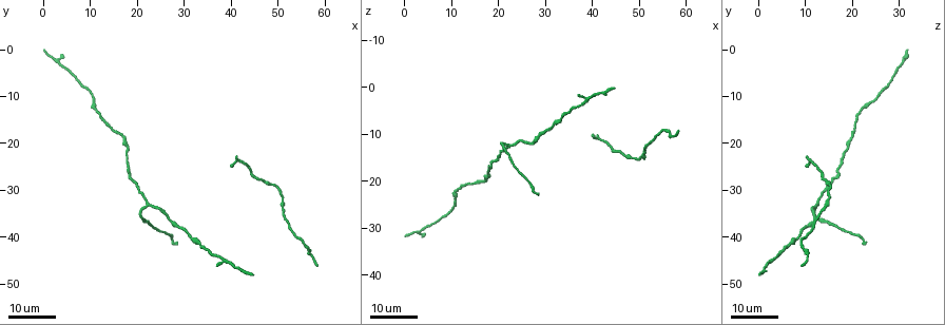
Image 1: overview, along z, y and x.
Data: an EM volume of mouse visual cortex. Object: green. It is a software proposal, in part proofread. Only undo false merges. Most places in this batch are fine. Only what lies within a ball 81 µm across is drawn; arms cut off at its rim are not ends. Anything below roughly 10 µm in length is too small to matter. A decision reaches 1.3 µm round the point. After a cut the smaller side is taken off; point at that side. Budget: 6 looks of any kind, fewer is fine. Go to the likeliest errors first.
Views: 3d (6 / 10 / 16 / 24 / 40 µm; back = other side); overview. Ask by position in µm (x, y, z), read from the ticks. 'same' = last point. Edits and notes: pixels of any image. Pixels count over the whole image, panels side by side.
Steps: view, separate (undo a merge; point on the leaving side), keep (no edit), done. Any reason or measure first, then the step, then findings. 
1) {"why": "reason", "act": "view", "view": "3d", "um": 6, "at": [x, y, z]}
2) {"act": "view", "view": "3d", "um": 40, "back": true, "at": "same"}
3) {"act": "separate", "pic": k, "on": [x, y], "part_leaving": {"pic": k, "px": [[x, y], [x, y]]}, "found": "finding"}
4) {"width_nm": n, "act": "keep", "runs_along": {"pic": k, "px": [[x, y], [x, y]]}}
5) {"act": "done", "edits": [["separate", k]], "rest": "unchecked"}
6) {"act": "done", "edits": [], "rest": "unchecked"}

{"why": "arms part here", "act": "view", "view": "3d", "um": 16, "at": [22.5, 32.5, 12.5]}

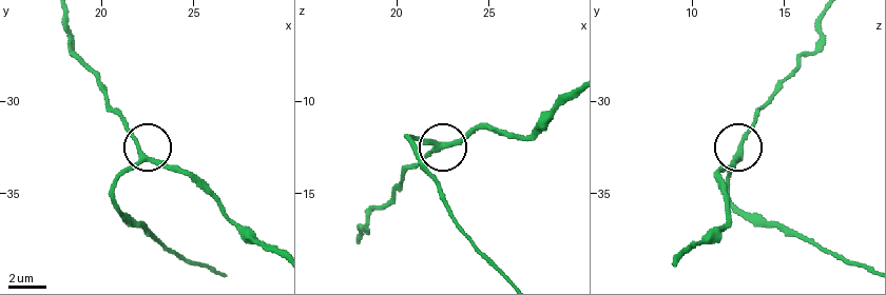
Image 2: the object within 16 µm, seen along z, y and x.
{"act": "view", "view": "3d", "um": 10, "at": [22.1, 33.0, 12.6]}

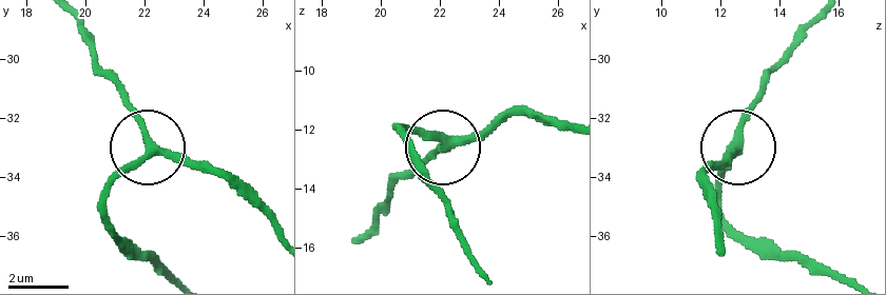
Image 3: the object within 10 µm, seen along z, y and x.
{"side_arm_um": 20, "act": "keep", "runs_along": {"pic": 3, "px": [[277, 227], [209, 172], [151, 149], [106, 187]]}, "found": "one cell here"}

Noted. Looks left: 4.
{"why": "thick turns thin", "act": "view", "view": "3d", "um": 16, "at": [11.5, 12.5, 21.5]}

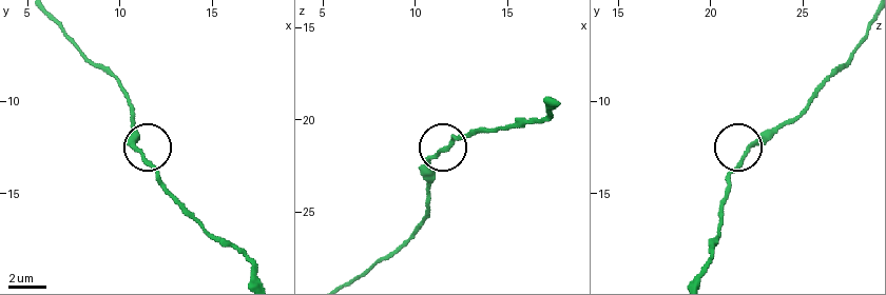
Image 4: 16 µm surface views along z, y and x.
{"act": "view", "view": "3d", "um": 6, "at": [11.3, 13.1, 21.8]}

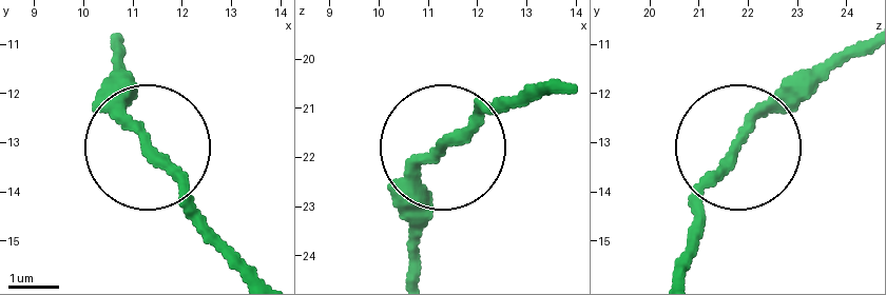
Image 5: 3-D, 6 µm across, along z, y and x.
{"act": "keep", "runs_along": {"pic": 5, "px": [[560, 89], [489, 110], [435, 164], [413, 235]]}, "found": "one cell here"}

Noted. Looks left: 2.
{"act": "view", "view": "3d", "um": 16, "at": [31.5, 41.0, 8.0]}

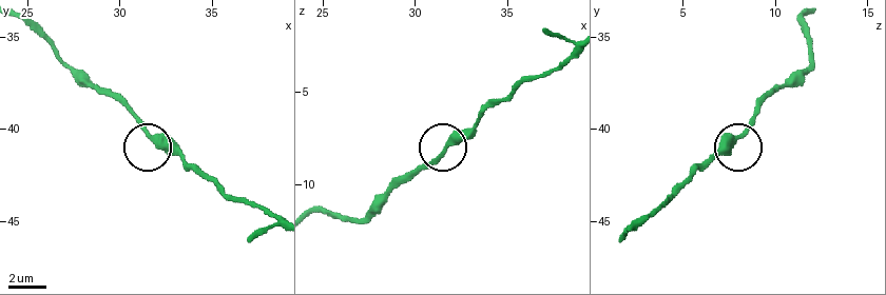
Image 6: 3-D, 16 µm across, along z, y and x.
{"why": "zoom in", "act": "view", "view": "3d", "um": 10, "at": [31.7, 40.5, 8.0]}

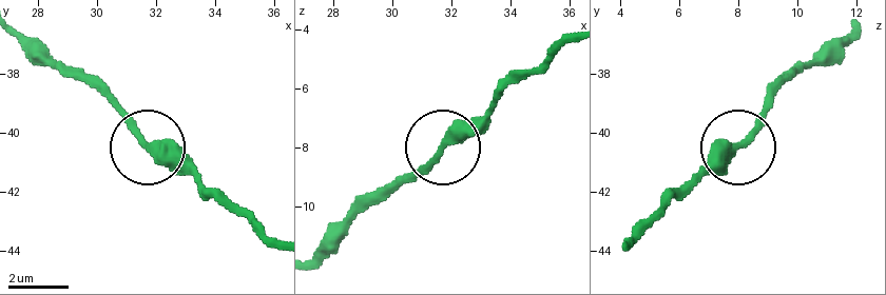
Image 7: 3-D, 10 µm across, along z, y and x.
{"act": "keep", "runs_along": {"pic": 7, "px": [[150, 144], [175, 157], [210, 192]]}, "found": "one cell here"}

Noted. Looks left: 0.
{"act": "done", "edits": [], "rest": "unchecked"}

